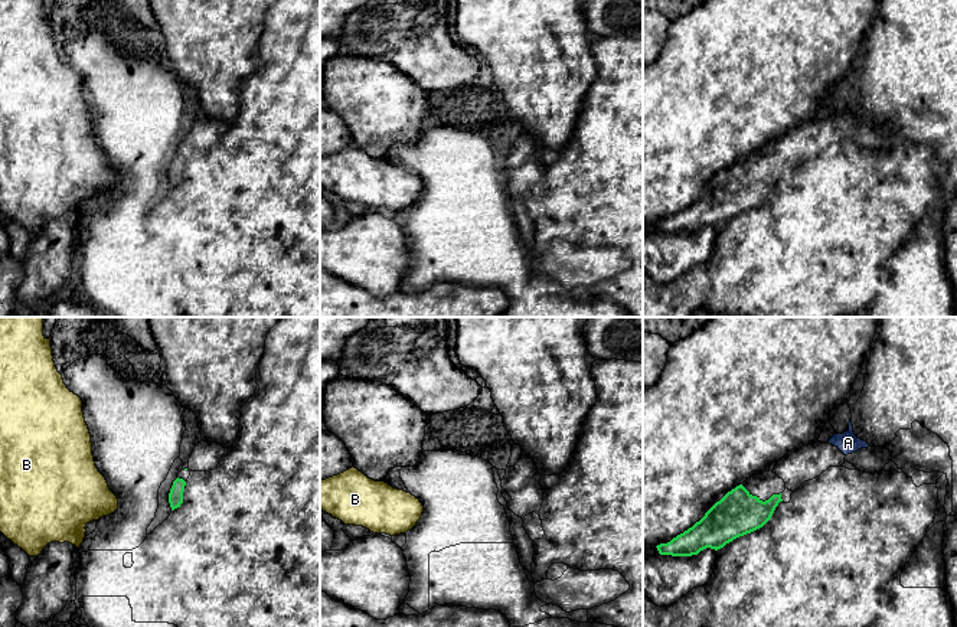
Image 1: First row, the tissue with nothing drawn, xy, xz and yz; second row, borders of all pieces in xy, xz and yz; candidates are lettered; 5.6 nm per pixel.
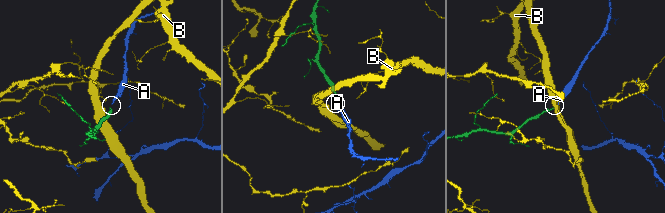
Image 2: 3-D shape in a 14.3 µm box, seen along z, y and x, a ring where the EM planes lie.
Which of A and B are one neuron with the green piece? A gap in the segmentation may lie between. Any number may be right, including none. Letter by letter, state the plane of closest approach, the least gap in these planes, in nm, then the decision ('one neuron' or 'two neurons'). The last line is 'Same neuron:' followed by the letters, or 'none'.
A: view yz; gap 400 nm; one neuron
B: view xy; gap 280 nm; two neurons
Same neuron: A

